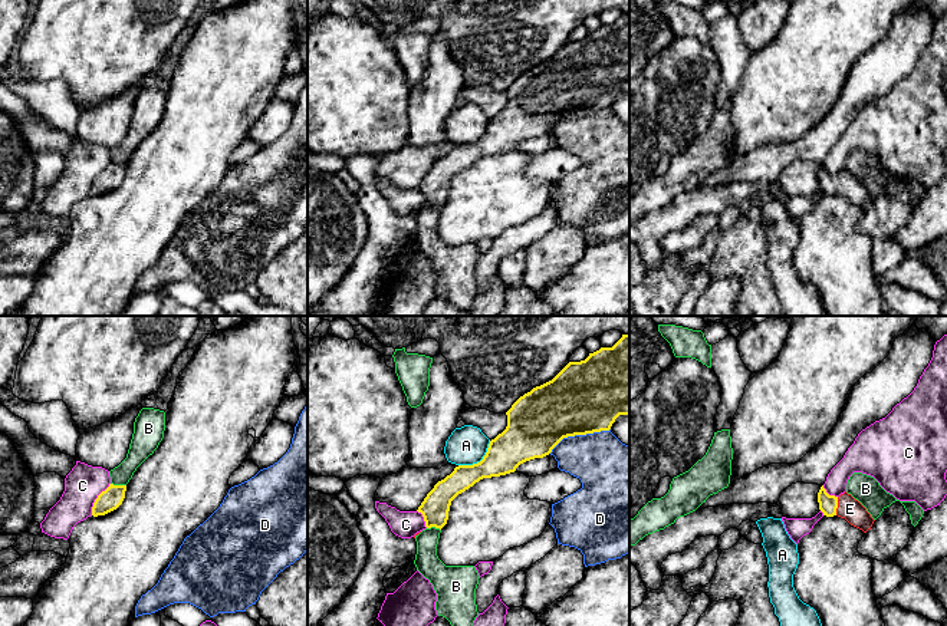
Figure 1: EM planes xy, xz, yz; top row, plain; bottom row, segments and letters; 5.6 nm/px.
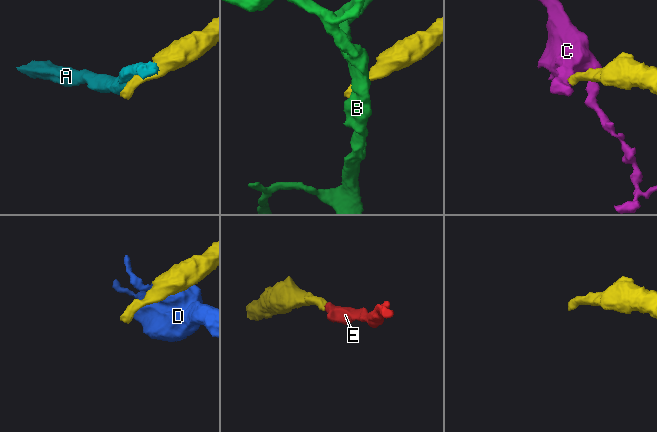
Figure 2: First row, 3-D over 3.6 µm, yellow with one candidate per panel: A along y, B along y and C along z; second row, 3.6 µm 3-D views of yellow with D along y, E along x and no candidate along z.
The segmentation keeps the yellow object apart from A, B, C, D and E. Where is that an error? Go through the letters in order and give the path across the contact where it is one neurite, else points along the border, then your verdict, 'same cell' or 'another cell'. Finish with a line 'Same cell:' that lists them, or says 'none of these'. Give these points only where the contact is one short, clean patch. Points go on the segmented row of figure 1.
A: border xz (490, 441), (486, 454), (479, 461), (459, 465); another cell
B: border xy (111, 483), (125, 486); another cell
C: border xy (109, 483), (95, 500), (91, 514); another cell
D: another cell
E: way yz (828, 504), (837, 506), (850, 508); same cell
Same cell: E

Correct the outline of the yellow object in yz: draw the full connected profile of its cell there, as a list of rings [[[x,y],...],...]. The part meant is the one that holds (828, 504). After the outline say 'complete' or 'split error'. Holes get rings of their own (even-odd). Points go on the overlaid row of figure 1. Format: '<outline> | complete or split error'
[[[822,485],[818,492],[818,503],[823,515],[838,515],[845,518],[851,525],[862,530],[864,533],[871,530],[875,521],[867,508],[846,491],[839,497],[835,497],[829,495]]] | split error

